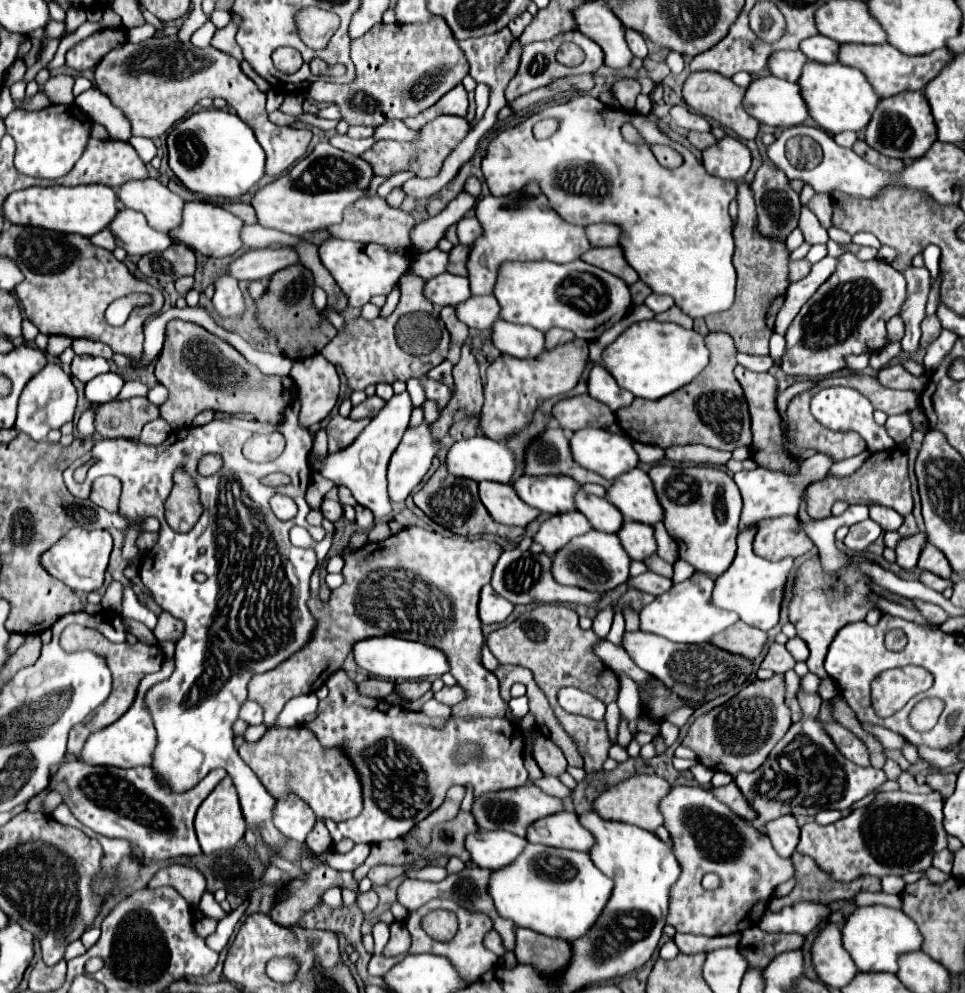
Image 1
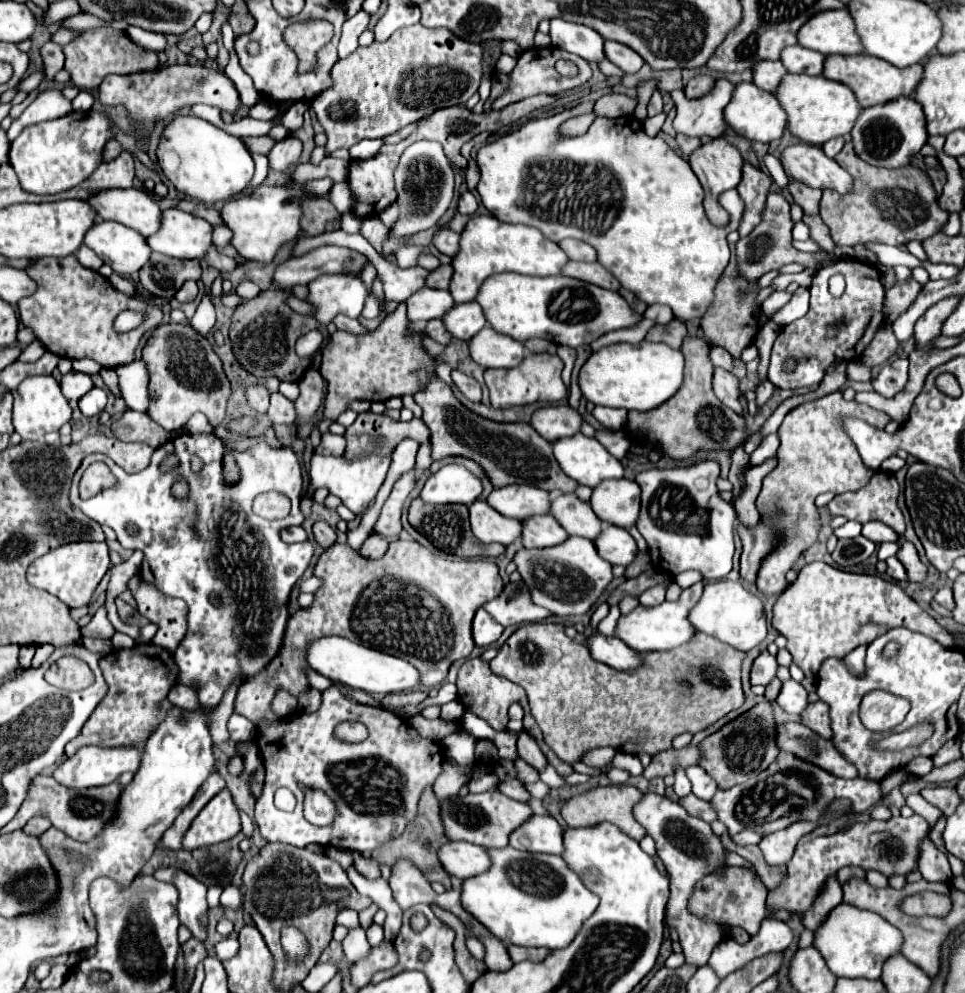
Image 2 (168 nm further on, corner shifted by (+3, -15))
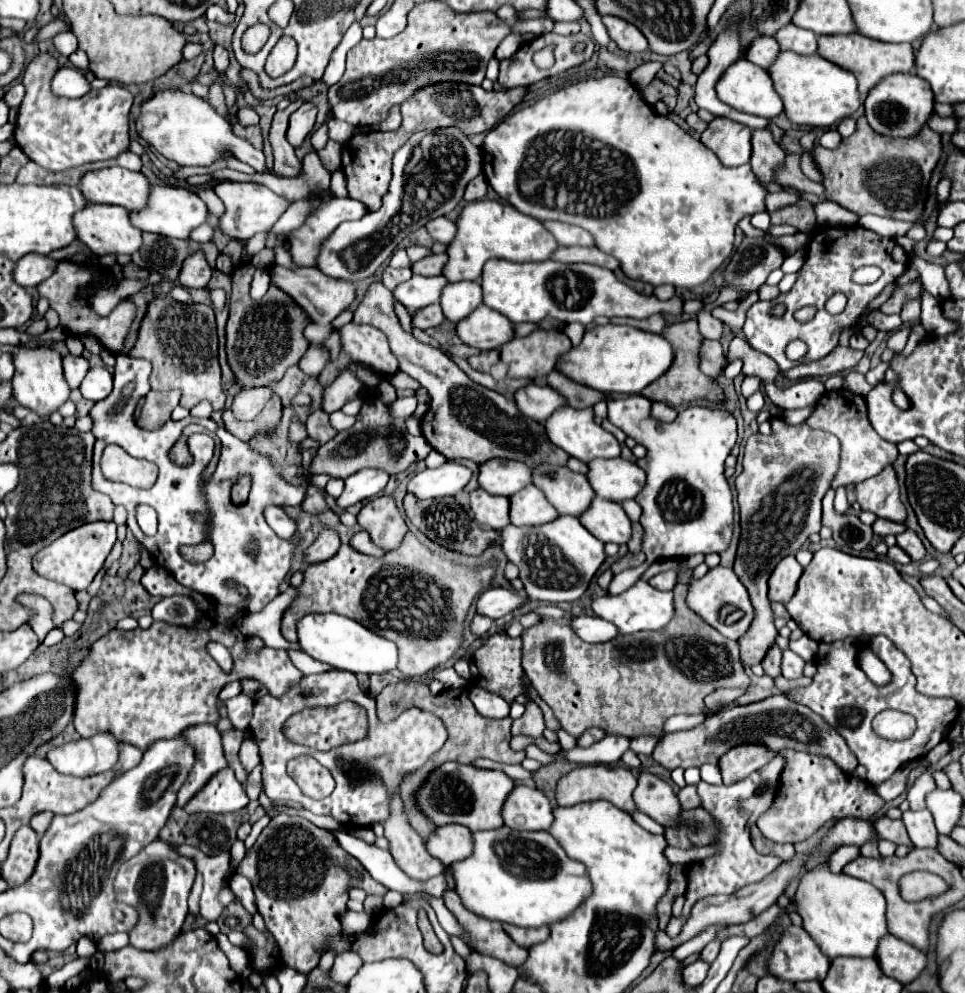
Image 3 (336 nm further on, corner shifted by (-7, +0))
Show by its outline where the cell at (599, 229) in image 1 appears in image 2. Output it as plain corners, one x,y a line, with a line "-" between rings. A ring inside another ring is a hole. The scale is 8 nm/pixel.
563,239
559,241
559,247
563,247
563,251
567,251
571,261
597,261
597,251
579,239

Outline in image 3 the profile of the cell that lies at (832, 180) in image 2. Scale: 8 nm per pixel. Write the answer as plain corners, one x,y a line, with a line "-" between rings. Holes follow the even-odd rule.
829,130
829,132
825,132
817,142
819,142
821,146
825,146
825,148
837,148
837,146
841,144
841,134
839,134
837,130

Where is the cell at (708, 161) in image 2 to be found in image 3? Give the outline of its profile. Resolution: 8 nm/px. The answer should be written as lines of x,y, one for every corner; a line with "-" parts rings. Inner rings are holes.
715,118
701,134
701,142
711,148
725,166
741,166
751,156
751,130
729,118

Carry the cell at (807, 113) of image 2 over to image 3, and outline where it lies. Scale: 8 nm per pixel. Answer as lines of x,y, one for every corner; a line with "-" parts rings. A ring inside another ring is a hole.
781,52
769,66
769,76
773,80
775,92
781,96
785,114
793,124
831,128
843,118
851,116
861,106
861,96
857,92
857,80
851,72
831,64
819,54
801,56
793,52

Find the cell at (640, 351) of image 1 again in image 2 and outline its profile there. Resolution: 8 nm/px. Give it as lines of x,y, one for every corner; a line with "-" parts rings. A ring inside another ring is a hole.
641,341
639,345
615,343
603,347
585,361
579,371
579,387
587,401
605,407
623,407
635,411
651,411
671,399
683,385
685,357
667,343

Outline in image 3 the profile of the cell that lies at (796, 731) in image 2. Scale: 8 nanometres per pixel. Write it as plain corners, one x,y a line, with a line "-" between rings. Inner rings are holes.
785,694
769,696
761,702
753,702
745,706
729,706
727,710
707,716
703,724
691,730
661,736
655,746
653,758
667,770
675,770
677,766
701,768
703,764
719,764
719,758
725,752
741,744
761,744
773,752
779,752
781,748
793,748
809,754
829,756
847,774
851,774
859,764
853,752
849,752
841,734
837,734
819,714
815,714
807,706
791,702

